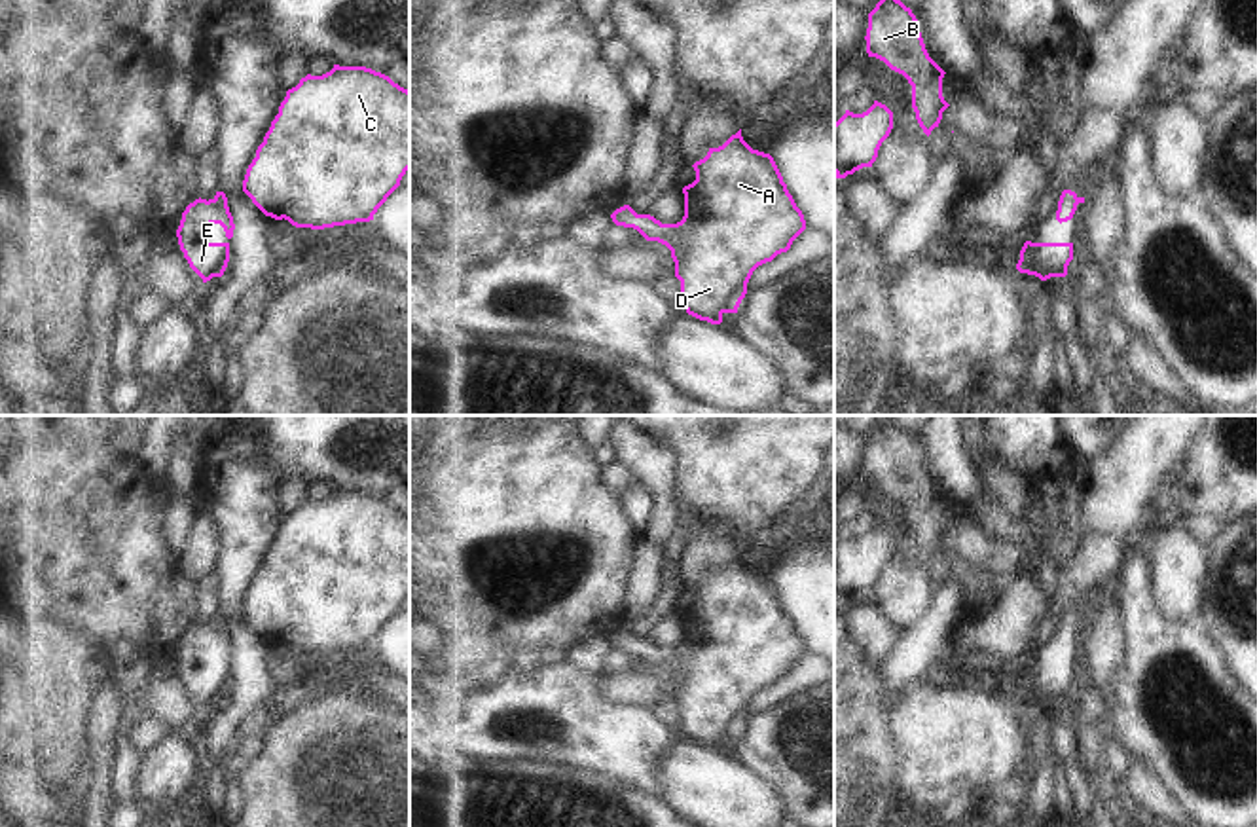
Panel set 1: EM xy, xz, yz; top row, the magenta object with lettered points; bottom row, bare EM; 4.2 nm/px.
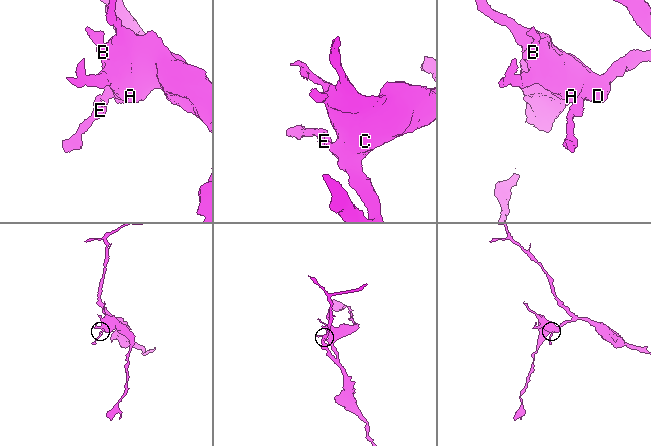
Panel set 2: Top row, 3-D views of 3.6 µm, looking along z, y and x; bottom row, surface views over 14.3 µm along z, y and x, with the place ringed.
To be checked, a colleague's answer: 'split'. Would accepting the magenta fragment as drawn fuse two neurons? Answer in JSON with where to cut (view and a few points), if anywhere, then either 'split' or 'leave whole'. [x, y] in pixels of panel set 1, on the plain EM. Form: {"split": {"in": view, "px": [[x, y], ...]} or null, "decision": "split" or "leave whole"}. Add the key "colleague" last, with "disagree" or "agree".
{"split": null, "decision": "leave whole", "colleague": "disagree"}

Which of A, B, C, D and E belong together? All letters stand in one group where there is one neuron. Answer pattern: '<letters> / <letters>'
A B C D E

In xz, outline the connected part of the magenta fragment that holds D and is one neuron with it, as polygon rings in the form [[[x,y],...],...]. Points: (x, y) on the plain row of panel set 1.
[[[741,554],[722,571],[709,573],[694,590],[696,605],[683,613],[684,641],[677,649],[662,649],[650,639],[637,639],[629,630],[616,634],[616,651],[637,654],[647,666],[671,675],[675,702],[681,706],[681,728],[688,740],[720,749],[724,738],[738,738],[753,696],[787,677],[806,654],[802,635],[783,607],[770,579],[753,575]]]

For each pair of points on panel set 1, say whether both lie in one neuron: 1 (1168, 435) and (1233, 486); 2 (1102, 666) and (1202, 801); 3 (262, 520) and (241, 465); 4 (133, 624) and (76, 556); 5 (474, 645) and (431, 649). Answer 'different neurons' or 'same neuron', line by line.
1: different neurons
2: different neurons
3: same neuron
4: same neuron
5: same neuron

